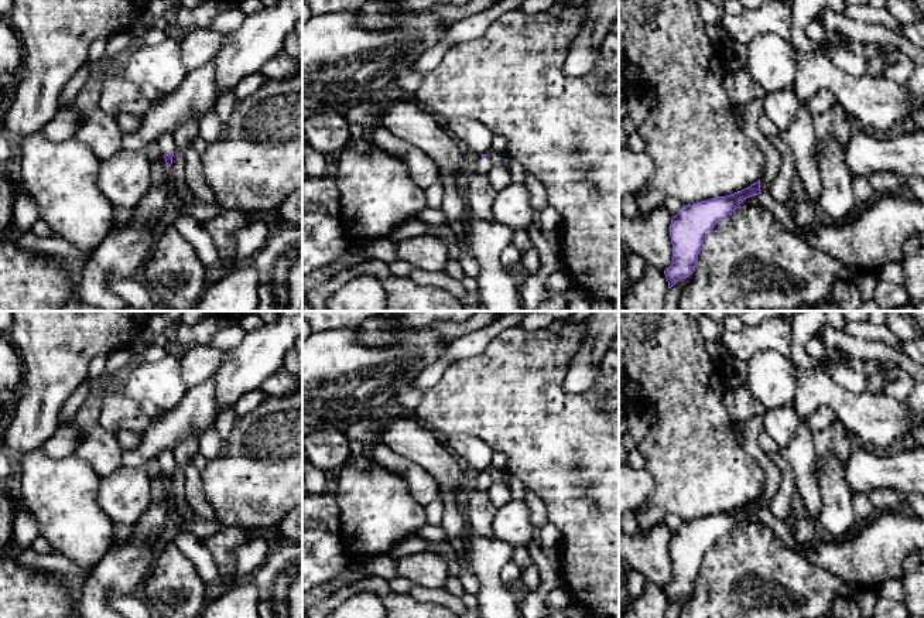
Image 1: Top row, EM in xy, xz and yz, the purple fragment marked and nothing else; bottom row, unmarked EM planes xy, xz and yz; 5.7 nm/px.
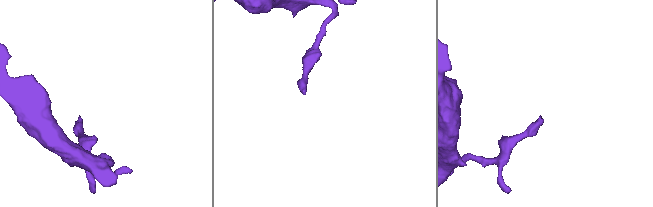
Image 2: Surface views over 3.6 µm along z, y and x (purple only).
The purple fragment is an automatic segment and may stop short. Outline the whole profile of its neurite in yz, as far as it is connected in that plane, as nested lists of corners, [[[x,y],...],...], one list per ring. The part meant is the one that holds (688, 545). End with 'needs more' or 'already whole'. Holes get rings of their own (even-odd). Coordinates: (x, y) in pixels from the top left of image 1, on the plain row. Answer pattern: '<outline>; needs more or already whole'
[[[760,496],[726,513],[715,513],[692,522],[682,522],[670,540],[674,574],[671,583],[664,587],[668,605],[695,588],[702,559],[713,543],[739,525],[746,515],[759,511],[762,511]]]; already whole

